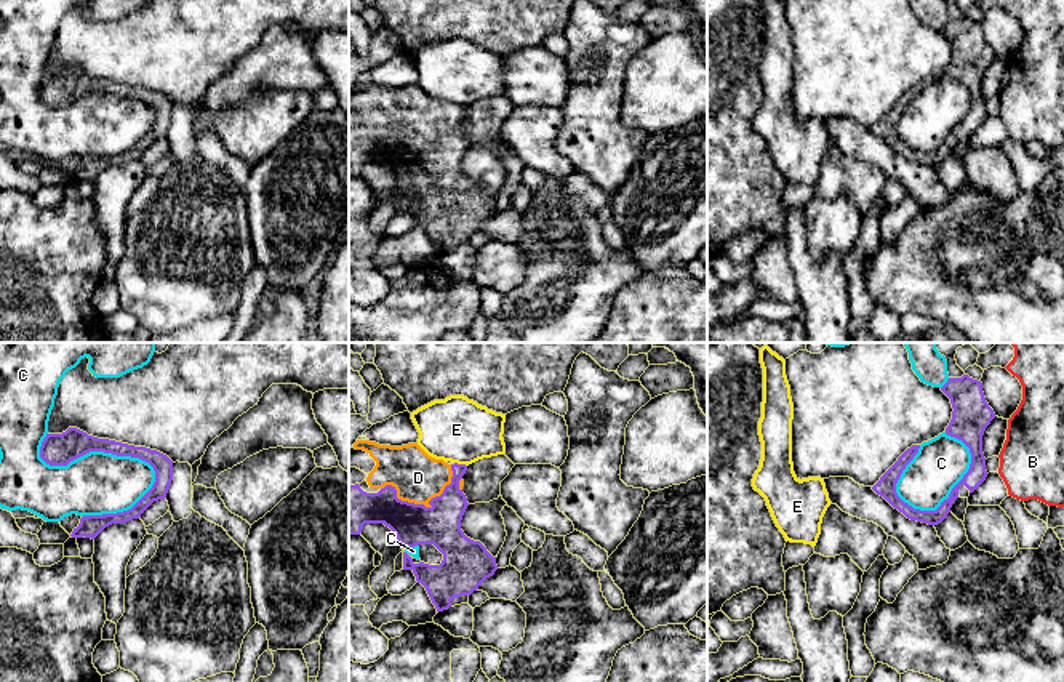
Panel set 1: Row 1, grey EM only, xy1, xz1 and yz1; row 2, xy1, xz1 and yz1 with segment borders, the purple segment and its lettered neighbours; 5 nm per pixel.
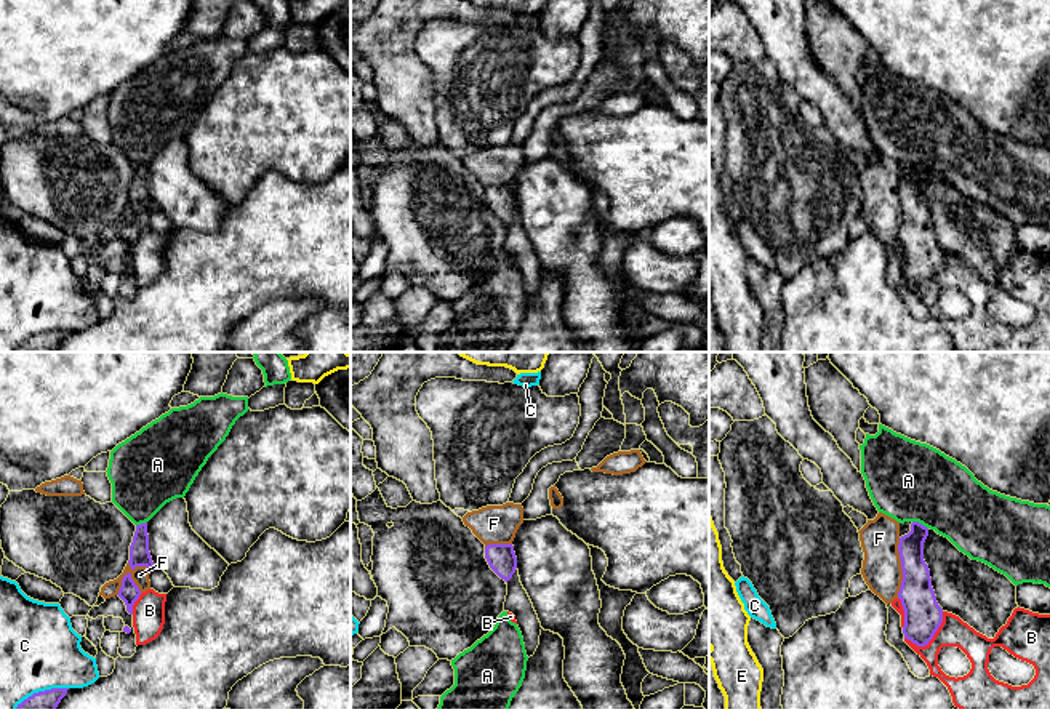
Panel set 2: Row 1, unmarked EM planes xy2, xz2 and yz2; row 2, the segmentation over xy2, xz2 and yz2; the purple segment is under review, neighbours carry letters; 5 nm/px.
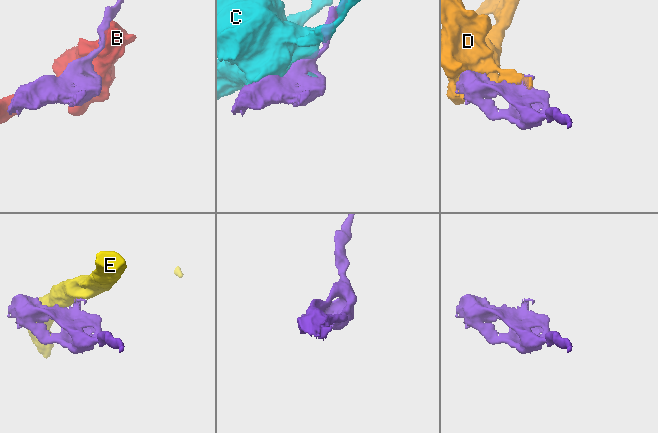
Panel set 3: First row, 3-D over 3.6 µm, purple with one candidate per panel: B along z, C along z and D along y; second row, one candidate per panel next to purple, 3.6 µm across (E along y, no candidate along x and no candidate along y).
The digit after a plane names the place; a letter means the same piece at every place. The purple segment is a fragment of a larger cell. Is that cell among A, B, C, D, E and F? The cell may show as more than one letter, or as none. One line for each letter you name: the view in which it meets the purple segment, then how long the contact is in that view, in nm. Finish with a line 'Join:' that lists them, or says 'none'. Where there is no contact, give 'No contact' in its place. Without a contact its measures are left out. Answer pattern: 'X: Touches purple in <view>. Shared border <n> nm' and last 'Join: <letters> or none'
D: Touches purple in xz1. Shared border 380 nm
Join: D

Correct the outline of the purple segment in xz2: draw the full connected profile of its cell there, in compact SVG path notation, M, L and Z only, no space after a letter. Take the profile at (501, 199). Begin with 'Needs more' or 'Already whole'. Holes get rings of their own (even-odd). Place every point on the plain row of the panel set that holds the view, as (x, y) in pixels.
Already whole. M512 186L485 187L485 200L487 200L490 210L506 224L515 214L517 198L515 198Z

